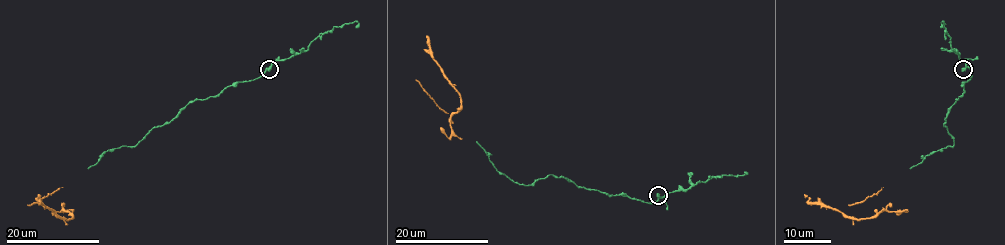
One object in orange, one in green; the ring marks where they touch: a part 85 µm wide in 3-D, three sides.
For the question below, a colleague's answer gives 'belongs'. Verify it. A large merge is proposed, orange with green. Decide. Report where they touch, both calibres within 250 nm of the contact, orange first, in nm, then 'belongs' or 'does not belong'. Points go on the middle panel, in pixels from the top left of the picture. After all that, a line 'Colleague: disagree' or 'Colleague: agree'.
(658, 195) | 110/360 nm | belongs
Colleague: agree

